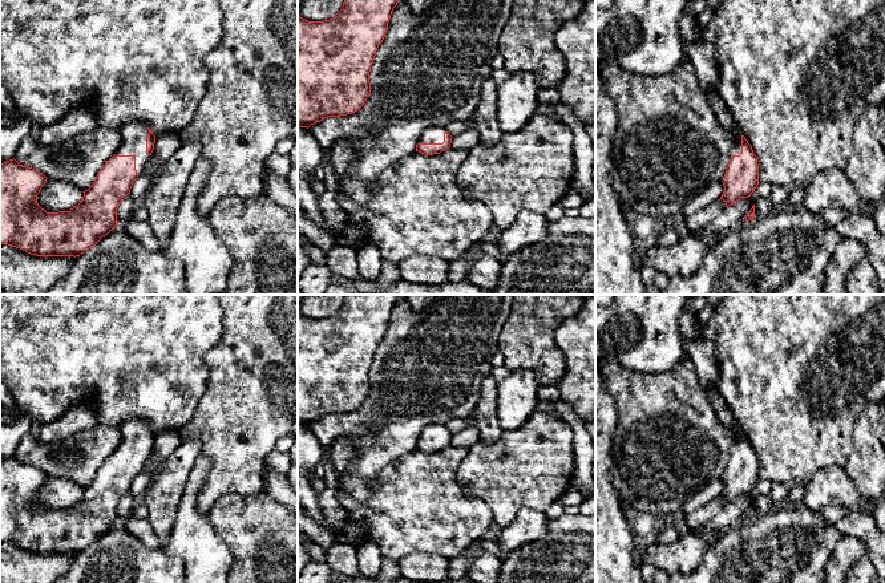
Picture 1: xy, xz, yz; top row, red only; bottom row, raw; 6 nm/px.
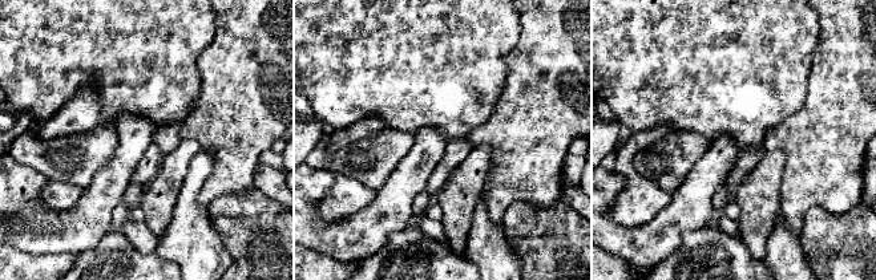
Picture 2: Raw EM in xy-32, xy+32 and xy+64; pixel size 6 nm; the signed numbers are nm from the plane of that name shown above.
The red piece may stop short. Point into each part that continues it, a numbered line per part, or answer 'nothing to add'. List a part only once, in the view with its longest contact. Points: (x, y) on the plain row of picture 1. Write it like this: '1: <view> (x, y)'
1: xy (133, 432)

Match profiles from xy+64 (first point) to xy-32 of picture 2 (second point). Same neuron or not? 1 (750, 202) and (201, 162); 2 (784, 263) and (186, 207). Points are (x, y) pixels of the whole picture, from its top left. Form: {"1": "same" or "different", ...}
{"1": "different", "2": "same"}

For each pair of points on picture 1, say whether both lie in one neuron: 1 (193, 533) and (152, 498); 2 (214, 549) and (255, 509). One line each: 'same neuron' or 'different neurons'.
1: different neurons
2: different neurons

